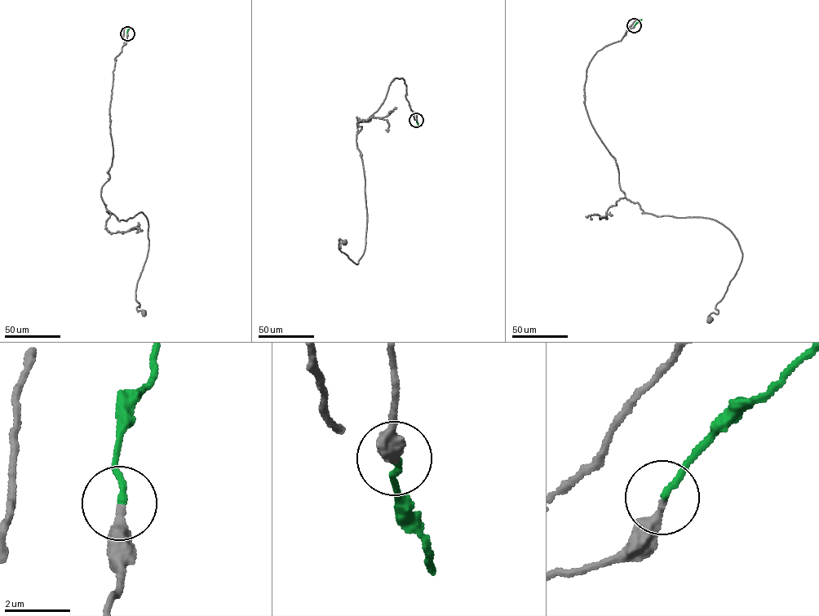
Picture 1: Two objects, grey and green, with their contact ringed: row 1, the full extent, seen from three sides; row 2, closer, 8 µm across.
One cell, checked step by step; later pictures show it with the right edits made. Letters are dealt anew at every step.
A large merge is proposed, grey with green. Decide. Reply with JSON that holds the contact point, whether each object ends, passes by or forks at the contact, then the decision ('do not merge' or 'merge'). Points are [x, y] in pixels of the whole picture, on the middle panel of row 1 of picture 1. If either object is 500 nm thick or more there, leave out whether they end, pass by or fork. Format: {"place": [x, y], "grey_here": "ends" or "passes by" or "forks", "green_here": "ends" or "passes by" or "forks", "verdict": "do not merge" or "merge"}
{"place": [416, 120], "grey_here": "ends", "green_here": "ends", "verdict": "merge"}

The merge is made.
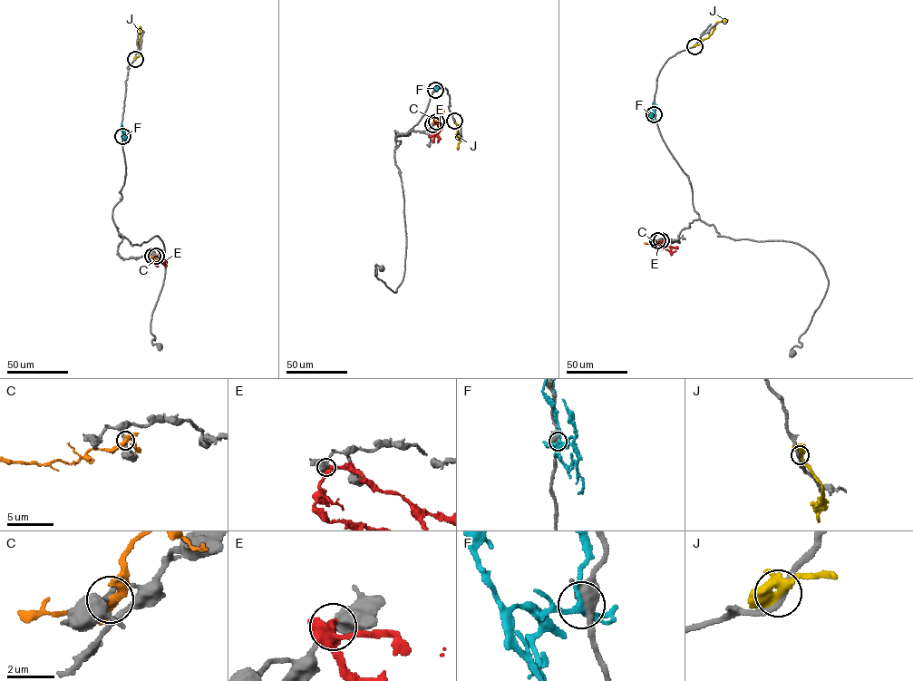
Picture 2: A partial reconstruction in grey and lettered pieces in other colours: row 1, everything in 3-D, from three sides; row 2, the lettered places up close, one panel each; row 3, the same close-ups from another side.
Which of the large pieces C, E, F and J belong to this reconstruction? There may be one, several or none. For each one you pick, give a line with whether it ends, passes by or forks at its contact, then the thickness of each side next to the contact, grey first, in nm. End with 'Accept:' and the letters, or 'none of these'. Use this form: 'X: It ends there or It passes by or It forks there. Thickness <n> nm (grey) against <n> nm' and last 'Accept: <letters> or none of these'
Accept: none of these

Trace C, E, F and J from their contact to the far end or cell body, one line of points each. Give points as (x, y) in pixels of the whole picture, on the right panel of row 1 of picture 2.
C: (661, 240), (644, 243)
E: (658, 241), (658, 248), (672, 252)
F: (654, 114), (653, 102)
J: (694, 45), (712, 33), (717, 23), (727, 20)

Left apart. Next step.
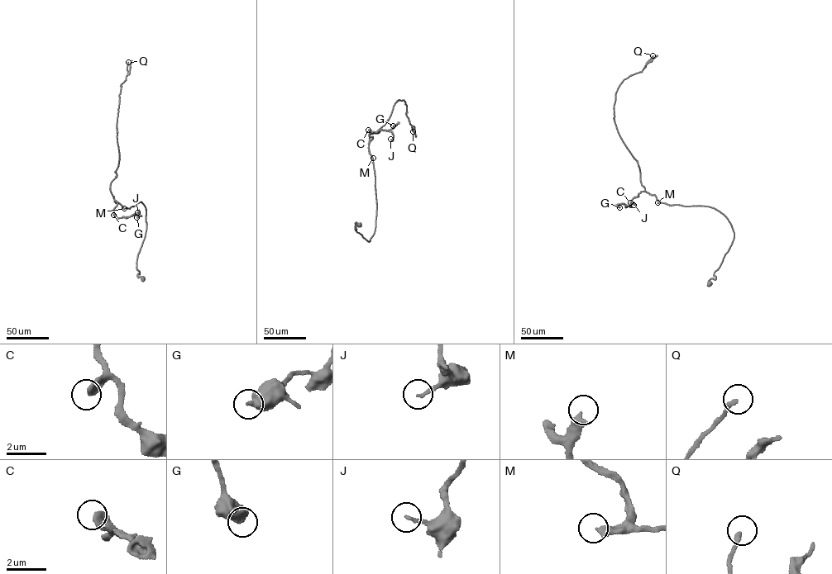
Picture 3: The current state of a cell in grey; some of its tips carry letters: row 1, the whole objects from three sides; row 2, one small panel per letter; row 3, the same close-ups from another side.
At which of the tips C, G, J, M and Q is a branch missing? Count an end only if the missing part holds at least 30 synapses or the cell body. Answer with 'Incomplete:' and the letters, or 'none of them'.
Incomplete: M

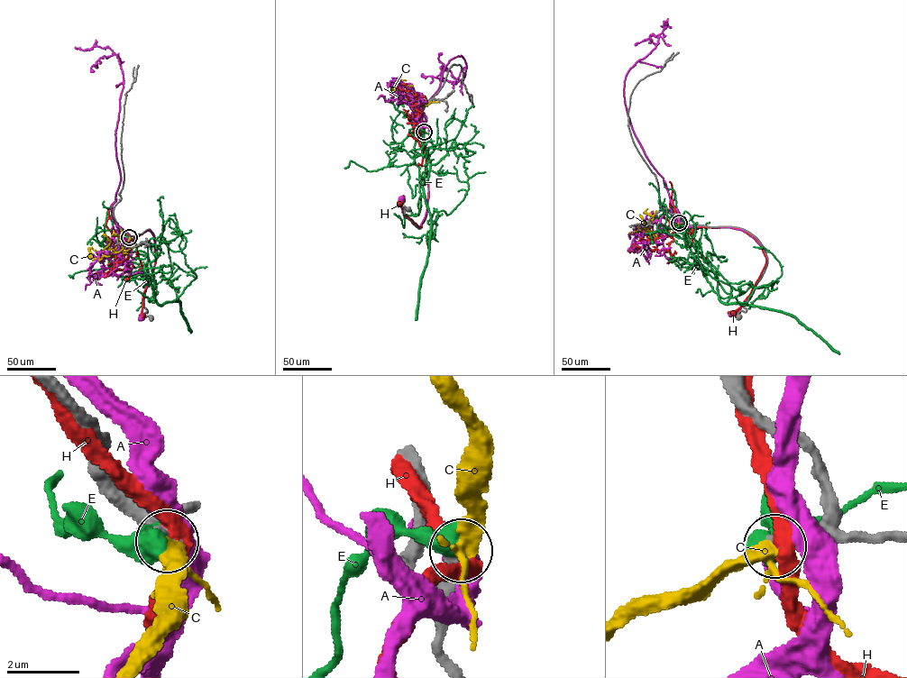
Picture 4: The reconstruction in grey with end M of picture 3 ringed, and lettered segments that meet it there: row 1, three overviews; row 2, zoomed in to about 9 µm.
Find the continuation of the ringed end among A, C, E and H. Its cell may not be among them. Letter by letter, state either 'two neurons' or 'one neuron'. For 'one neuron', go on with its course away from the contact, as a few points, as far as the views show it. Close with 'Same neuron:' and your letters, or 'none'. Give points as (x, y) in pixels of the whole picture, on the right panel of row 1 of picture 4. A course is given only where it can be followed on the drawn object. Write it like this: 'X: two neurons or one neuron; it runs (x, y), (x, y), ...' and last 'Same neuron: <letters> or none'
A: two neurons
C: one neuron; it runs (679, 223), (655, 232), (633, 232), (641, 228), (644, 221)
E: two neurons
H: two neurons
Same neuron: C

